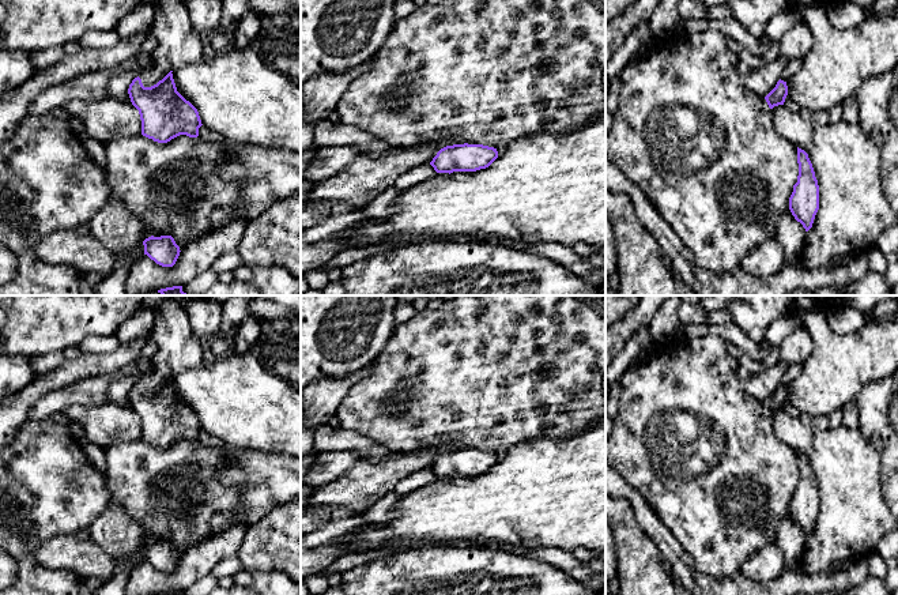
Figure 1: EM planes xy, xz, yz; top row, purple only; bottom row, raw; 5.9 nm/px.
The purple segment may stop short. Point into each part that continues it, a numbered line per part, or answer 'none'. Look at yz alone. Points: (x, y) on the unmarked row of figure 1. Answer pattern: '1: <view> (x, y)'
none

